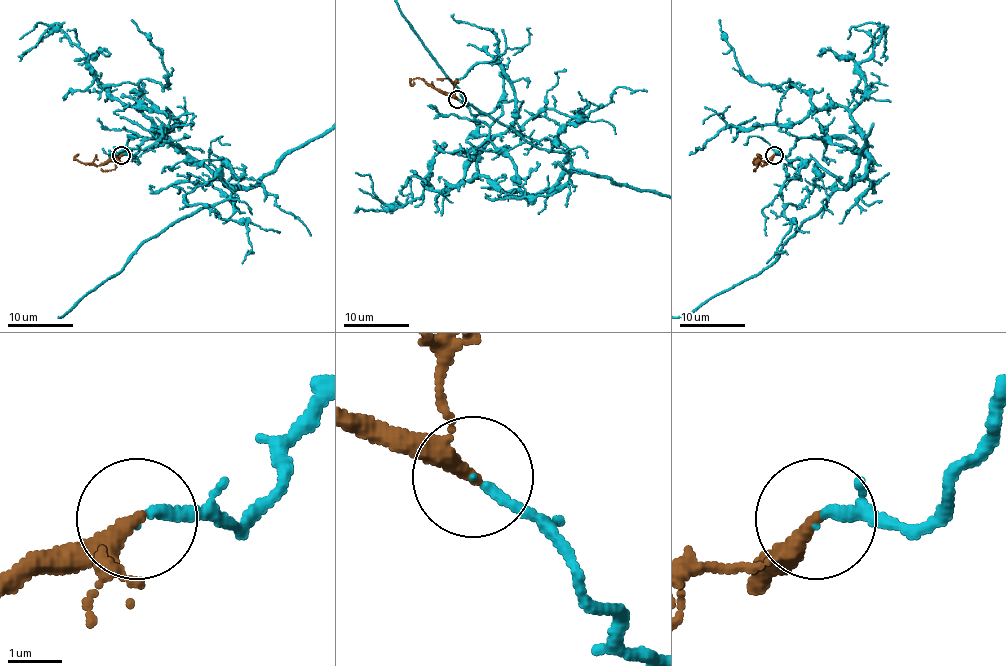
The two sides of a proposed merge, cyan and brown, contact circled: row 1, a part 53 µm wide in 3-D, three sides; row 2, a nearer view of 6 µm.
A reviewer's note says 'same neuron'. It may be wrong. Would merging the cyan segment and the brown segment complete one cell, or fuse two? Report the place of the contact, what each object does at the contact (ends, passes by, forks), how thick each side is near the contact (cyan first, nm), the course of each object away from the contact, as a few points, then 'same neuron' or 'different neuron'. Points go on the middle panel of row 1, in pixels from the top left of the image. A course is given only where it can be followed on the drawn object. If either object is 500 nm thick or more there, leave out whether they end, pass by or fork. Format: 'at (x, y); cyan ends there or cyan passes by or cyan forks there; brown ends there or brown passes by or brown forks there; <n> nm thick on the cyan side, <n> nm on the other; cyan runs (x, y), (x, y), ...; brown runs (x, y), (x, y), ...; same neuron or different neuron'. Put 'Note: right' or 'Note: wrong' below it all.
at (457, 99); cyan ends there; brown passes by; 140 nm thick on the cyan side, 240 nm on the other; cyan runs (459, 99), (529, 194), (569, 168), (565, 153), (534, 146), (460, 94); brown runs (457, 99), (416, 78), (413, 81); same neuron
Note: right

